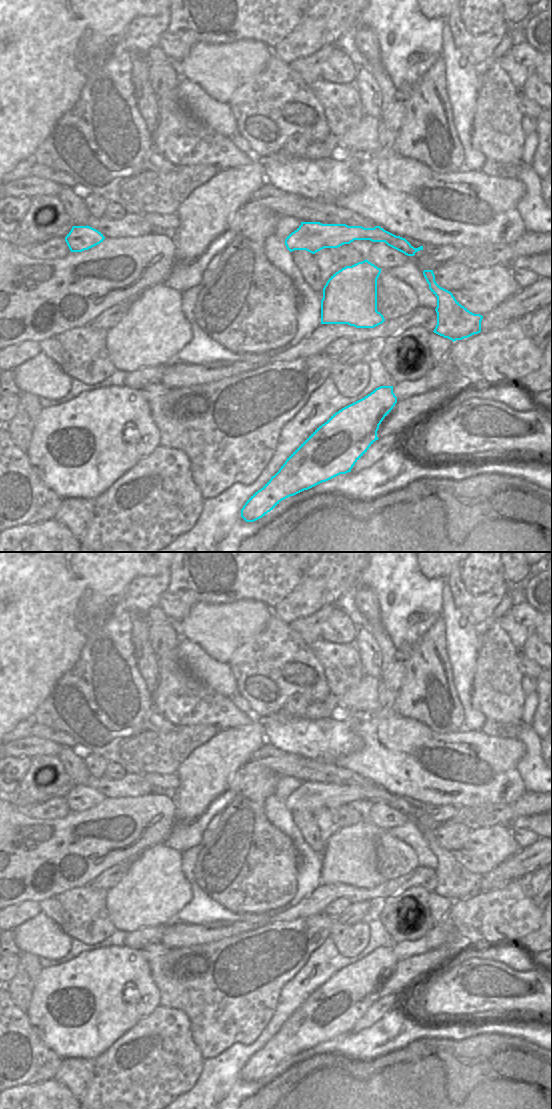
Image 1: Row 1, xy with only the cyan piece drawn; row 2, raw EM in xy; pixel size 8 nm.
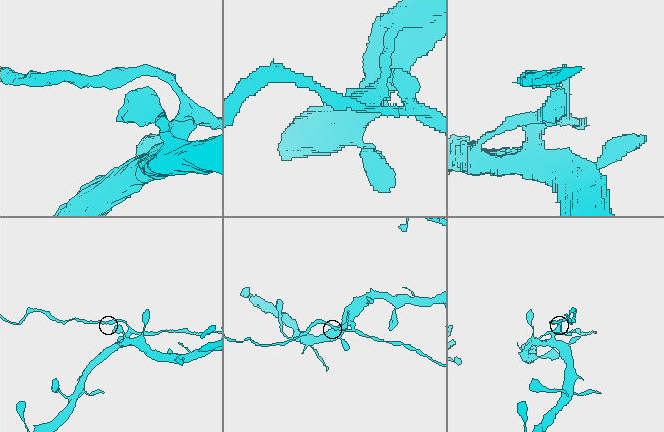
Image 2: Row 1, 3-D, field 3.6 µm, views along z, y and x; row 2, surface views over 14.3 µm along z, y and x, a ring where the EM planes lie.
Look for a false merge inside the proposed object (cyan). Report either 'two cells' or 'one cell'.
two cells

